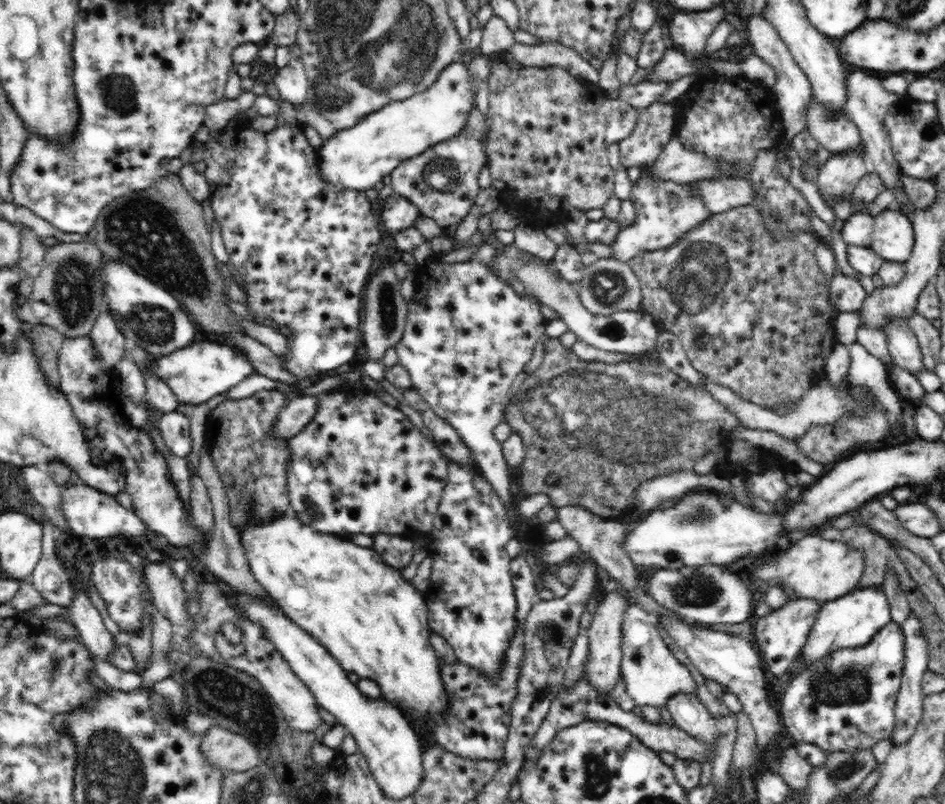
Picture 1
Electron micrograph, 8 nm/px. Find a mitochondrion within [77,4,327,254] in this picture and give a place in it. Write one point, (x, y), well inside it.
(119, 95)

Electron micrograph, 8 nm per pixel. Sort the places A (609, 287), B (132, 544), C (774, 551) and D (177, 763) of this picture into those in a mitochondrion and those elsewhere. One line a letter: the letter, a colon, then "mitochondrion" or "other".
A: mitochondrion
B: other
C: other
D: other

